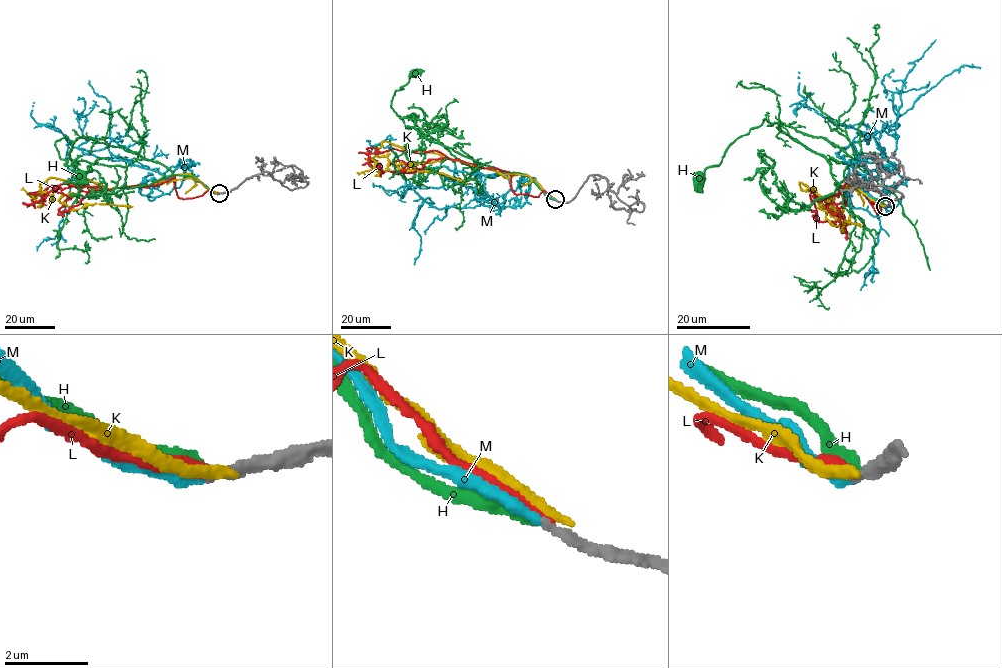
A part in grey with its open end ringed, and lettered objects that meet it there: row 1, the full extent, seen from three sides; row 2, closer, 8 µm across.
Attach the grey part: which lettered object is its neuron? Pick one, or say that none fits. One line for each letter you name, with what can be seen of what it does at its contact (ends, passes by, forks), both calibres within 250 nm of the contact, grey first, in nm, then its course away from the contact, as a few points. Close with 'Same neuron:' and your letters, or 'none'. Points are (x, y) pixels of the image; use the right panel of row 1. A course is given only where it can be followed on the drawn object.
M: It ends there. Thickness 240 nm (grey) against 240 nm. Its course: (885, 206), (846, 182), (836, 153), (865, 132), (882, 150), (864, 176), (880, 232), (878, 273), (860, 290)
Same neuron: M

